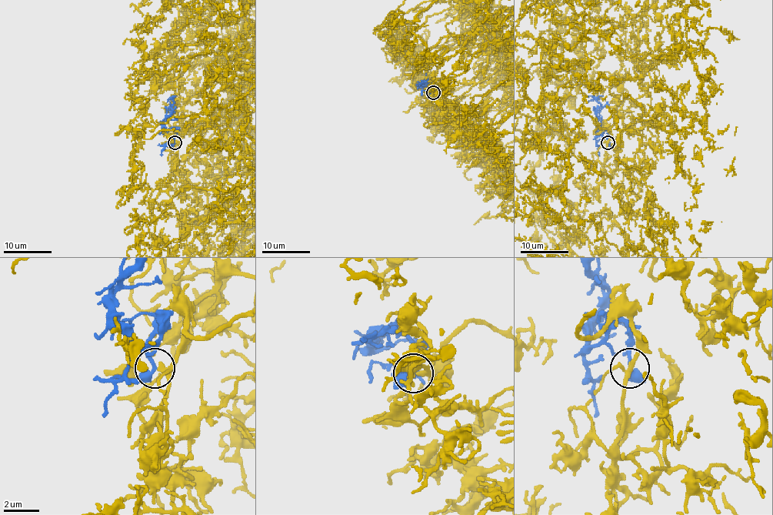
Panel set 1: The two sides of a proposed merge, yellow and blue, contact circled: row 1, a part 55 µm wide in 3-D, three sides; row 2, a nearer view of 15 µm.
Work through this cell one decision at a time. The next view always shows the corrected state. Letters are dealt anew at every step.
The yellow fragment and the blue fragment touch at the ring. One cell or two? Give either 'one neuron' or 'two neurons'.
one neuron

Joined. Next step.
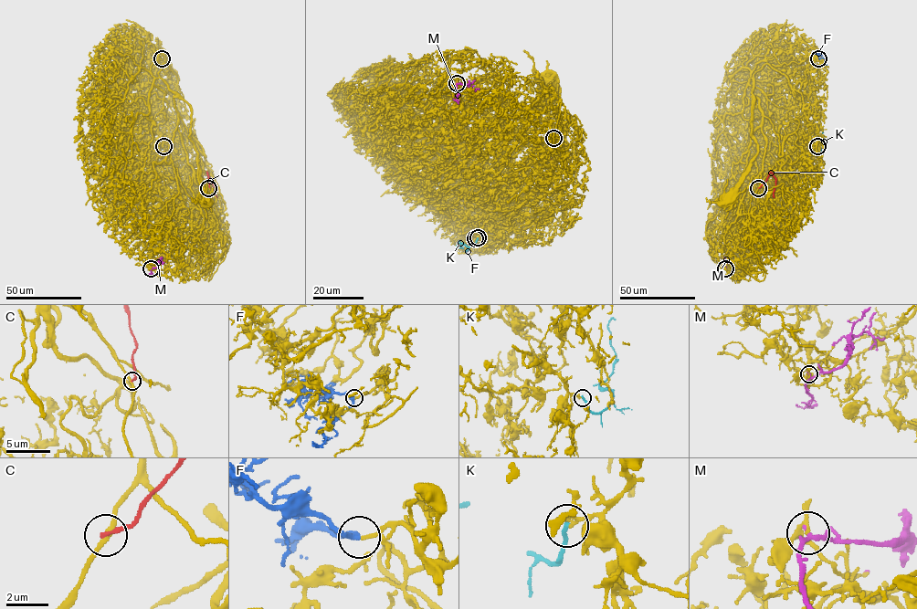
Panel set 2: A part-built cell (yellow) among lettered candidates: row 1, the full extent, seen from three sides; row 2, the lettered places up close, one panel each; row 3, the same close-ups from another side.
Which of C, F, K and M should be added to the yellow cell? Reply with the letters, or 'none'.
F

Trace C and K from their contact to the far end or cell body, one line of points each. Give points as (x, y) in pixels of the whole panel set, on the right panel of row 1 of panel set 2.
C: (758, 188), (770, 172), (775, 179), (774, 197)
K: (817, 146), (823, 147), (823, 131)

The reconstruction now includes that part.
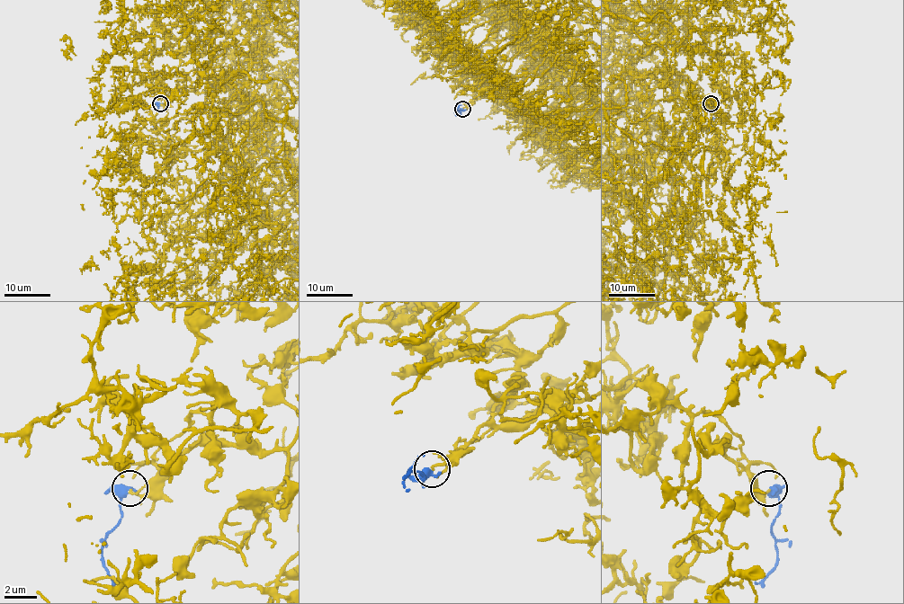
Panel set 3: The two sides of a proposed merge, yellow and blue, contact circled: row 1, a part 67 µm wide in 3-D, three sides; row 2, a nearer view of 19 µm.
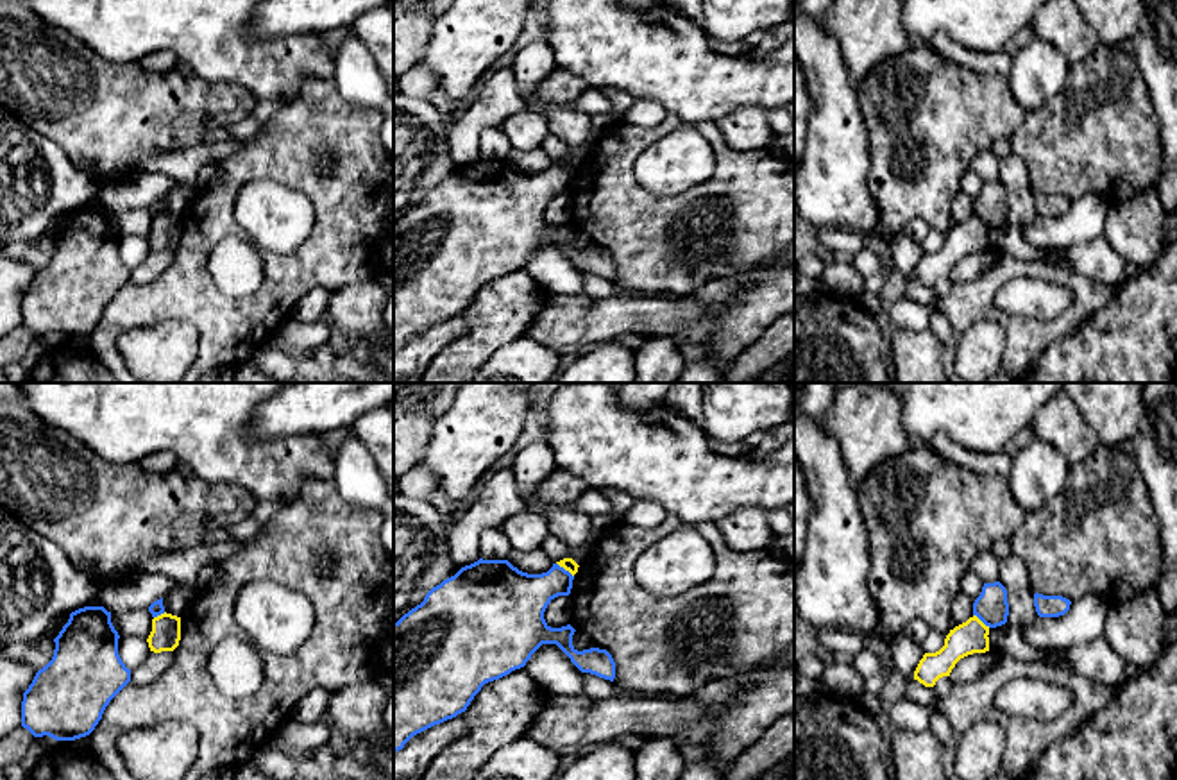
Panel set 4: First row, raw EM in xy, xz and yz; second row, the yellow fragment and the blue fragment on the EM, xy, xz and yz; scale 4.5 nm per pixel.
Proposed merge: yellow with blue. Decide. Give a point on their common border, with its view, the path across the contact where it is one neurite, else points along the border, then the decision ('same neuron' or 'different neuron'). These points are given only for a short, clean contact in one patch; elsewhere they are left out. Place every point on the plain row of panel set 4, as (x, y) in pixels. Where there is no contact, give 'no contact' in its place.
xz (566, 169) | along xz (557, 161), (573, 176) | different neuron

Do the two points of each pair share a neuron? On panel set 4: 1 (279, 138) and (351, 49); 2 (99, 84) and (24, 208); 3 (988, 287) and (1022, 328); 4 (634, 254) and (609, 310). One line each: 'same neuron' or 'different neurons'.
1: different neurons
2: different neurons
3: same neuron
4: different neurons

